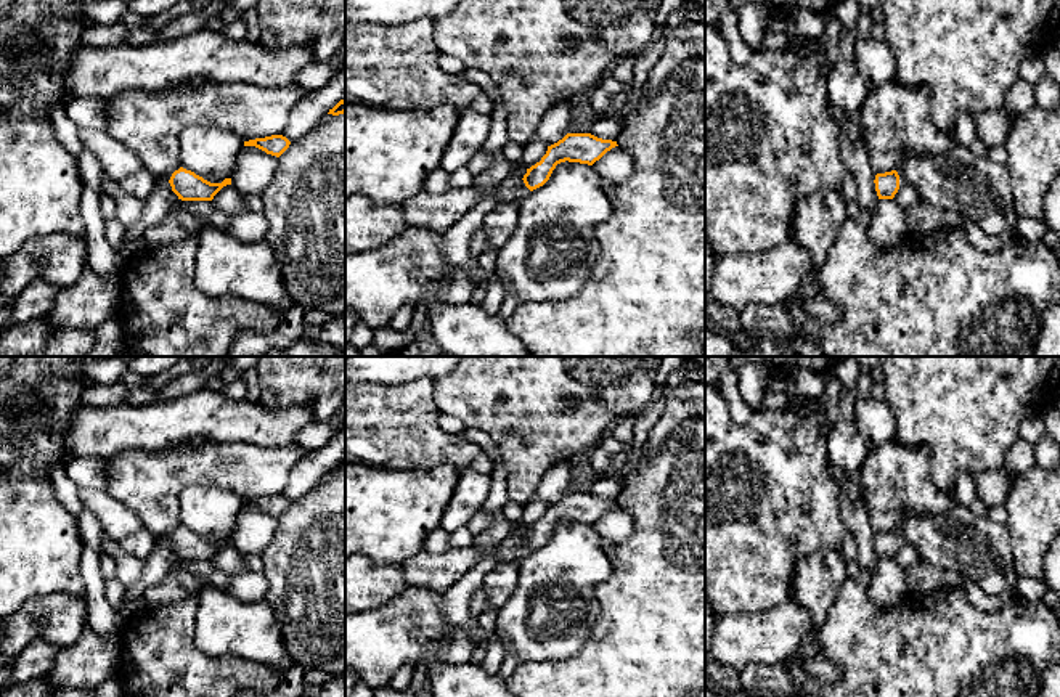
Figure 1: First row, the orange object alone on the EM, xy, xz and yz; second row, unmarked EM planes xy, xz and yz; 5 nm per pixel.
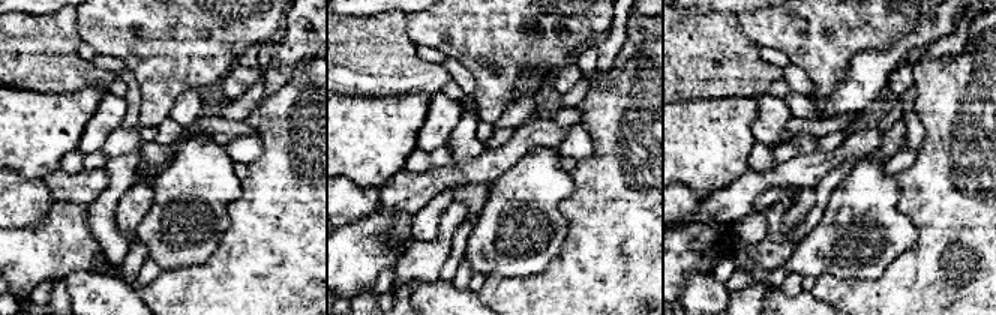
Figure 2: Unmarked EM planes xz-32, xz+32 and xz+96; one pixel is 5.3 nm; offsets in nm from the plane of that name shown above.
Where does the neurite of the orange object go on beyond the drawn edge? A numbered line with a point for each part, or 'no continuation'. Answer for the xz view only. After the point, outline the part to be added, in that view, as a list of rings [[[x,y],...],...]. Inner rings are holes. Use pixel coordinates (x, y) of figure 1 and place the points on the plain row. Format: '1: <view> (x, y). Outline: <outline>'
1: xz (513, 548). Outline: [[[511,533],[503,541],[499,541],[493,551],[496,562],[520,562],[532,551],[525,546],[522,536]]]

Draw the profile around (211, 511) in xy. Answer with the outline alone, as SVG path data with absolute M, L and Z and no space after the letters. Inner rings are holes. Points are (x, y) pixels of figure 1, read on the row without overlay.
M194 483L178 495L180 525L210 543L231 538L244 501L233 491L212 485Z

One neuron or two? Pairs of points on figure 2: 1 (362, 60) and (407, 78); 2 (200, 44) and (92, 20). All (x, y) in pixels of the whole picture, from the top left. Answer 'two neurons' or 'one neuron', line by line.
1: one neuron
2: one neuron

